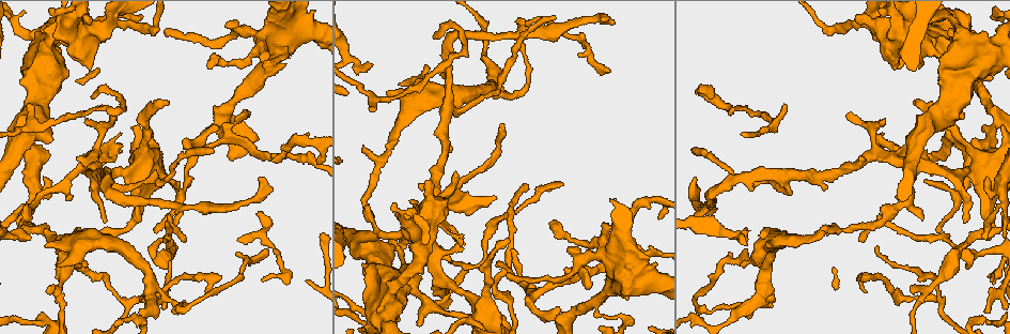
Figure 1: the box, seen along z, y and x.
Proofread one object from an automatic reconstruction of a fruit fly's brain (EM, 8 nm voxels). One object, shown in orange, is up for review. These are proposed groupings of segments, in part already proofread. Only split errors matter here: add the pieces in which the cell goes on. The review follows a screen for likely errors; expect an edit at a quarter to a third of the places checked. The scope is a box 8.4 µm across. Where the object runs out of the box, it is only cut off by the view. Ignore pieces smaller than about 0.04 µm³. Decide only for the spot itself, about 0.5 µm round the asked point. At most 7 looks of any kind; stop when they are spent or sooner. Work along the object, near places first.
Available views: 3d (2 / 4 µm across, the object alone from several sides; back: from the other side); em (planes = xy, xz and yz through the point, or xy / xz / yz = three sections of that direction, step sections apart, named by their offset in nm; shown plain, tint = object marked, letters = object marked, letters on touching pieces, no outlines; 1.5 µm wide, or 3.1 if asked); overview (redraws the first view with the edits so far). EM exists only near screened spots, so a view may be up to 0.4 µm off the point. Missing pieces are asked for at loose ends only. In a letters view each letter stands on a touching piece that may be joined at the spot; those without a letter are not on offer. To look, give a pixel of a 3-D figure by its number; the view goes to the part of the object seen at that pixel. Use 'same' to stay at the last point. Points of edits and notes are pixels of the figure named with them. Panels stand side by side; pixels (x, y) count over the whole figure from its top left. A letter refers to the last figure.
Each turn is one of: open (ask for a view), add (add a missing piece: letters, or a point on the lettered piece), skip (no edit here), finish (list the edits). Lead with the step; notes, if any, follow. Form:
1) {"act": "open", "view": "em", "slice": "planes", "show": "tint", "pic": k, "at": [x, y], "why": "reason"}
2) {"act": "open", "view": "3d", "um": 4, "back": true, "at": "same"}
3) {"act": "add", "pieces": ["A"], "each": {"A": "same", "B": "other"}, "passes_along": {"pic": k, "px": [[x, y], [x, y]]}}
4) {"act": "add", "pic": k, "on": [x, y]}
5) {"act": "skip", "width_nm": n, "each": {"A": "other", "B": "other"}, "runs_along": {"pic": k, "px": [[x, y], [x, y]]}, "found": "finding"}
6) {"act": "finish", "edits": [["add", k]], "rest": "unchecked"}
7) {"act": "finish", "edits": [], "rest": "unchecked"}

{"act": "open", "view": "em", "slice": "xz", "step": 8, "show": "letters", "pic": 1, "at": [44, 178], "why": "branch stops here"}

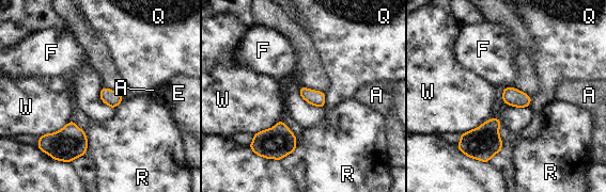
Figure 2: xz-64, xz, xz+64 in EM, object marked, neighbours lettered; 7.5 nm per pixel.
{"act": "open", "view": "em", "slice": "planes", "show": "letters", "at": "same"}

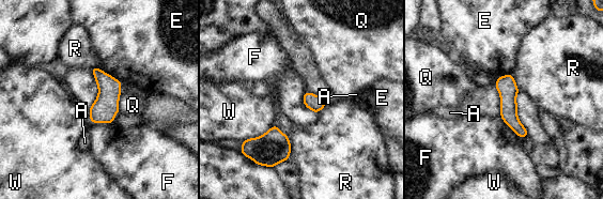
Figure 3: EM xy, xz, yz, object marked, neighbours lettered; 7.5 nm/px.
{"act": "skip", "longest_contact_nm": ["E", 260], "each": {"A": "other", "E": "other", "F": "other", "Q": "other", "R": "other", "W": "other"}, "runs_along": {"pic": 3, "px": [[510, 76], [509, 117], [522, 133]]}, "found": "none of them fits"}

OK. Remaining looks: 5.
{"act": "open", "view": "em", "slice": "planes", "show": "plain", "pic": 1, "at": [267, 248], "why": "thin end"}

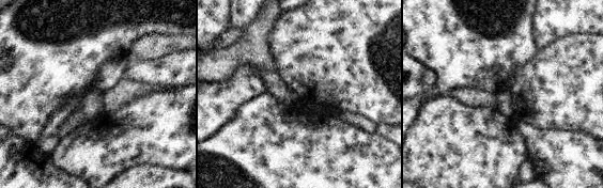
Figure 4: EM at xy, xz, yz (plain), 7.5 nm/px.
{"act": "open", "view": "em", "slice": "planes", "show": "letters", "at": "same", "why": "see the neighbours"}

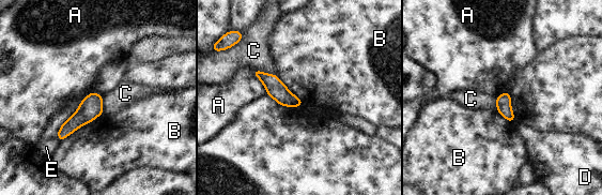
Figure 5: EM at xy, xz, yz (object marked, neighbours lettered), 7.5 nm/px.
{"act": "skip", "each": {"A": "other", "B": "other", "C": "other", "D": "other", "E": "other"}, "border": {"pic": 5, "px": [[256, 69], [276, 75]]}, "found": "no lettered piece goes on from it"}

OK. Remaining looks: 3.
{"act": "open", "view": "em", "slice": "planes", "show": "letters", "pic": 1, "at": [551, 223], "why": "free end"}

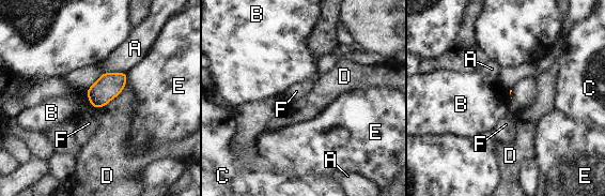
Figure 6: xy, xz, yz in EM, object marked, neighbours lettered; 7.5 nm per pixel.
{"act": "skip", "each": {"A": "other", "B": "other", "C": "other", "D": "other", "E": "other", "F": "other"}, "border": {"pic": 6, "px": [[86, 90], [89, 102]]}, "found": "no lettered piece goes on from it"}

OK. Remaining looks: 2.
{"act": "finish", "edits": [], "rest": "unchecked"}

